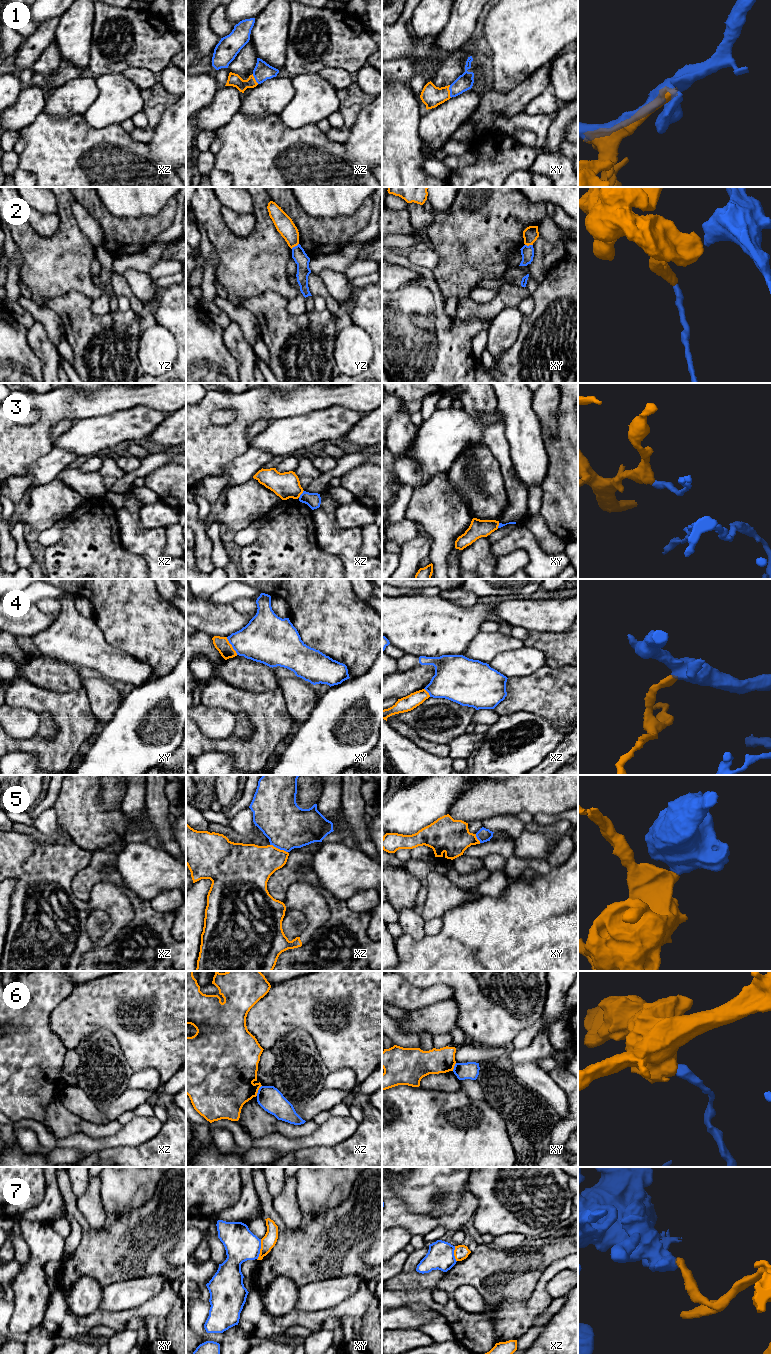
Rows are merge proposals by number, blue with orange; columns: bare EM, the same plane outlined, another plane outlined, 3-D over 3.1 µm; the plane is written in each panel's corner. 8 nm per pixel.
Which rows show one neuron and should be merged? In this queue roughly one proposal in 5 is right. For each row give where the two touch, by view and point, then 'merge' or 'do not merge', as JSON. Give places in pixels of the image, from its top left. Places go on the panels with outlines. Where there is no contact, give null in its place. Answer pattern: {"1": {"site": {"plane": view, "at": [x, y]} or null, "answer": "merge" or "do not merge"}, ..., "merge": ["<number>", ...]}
{"1": {"site": {"plane": "xy", "at": [450, 91]}, "answer": "merge"}, "2": {"site": {"plane": "xy", "at": [529, 245]}, "answer": "do not merge"}, "3": {"site": {"plane": "xz", "at": [301, 494]}, "answer": "do not merge"}, "4": {"site": {"plane": "xy", "at": [232, 646]}, "answer": "do not merge"}, "5": {"site": {"plane": "xz", "at": [279, 848]}, "answer": "do not merge"}, "6": {"site": {"plane": "xz", "at": [258, 1090]}, "answer": "do not merge"}, "7": {"site": {"plane": "xy", "at": [260, 1248]}, "answer": "do not merge"}, "merge": ["1"]}

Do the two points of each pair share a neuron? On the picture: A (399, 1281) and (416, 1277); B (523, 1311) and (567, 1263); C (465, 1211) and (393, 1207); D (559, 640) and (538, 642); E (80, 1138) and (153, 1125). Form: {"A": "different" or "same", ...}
{"A": "same", "B": "same", "C": "same", "D": "same", "E": "same"}

